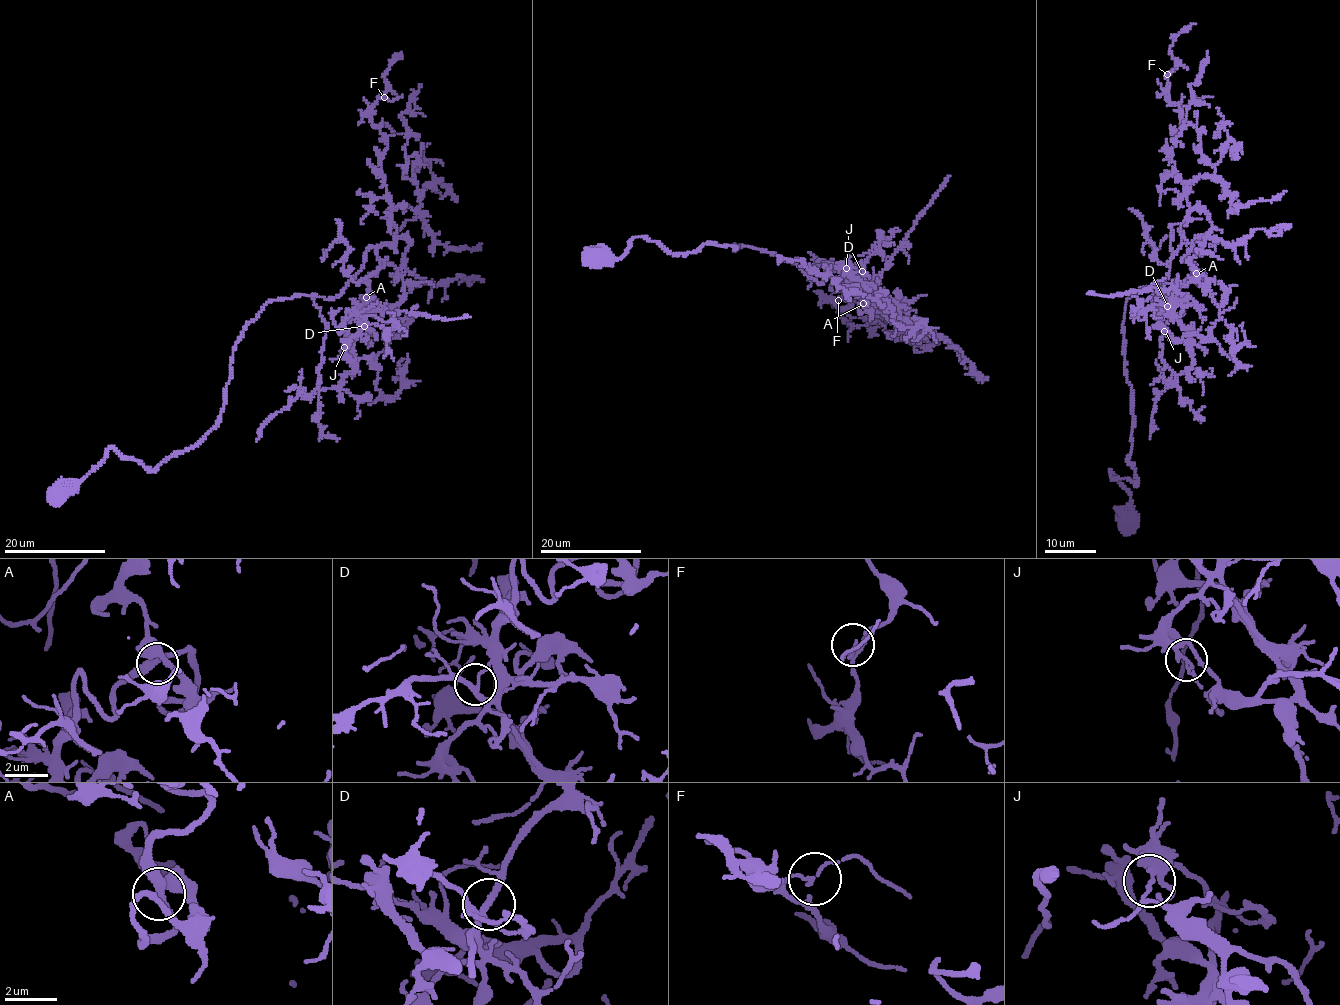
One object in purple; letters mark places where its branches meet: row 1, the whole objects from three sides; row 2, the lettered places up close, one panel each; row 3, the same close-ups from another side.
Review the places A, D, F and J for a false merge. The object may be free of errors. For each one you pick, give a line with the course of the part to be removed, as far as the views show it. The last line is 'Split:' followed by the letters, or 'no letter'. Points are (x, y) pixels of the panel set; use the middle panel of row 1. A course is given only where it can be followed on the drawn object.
J: foreign part runs (846, 269), (850, 265), (860, 274), (857, 278), (876, 279), (917, 216), (951, 175)
Split: J

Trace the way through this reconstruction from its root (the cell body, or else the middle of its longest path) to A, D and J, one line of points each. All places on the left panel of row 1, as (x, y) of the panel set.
A: (56, 499), (110, 448), (155, 471), (194, 448), (244, 326), (275, 299), (336, 298), (370, 246), (366, 297)
D: (56, 499), (110, 448), (155, 471), (194, 448), (269, 302), (319, 310), (321, 389), (353, 371), (364, 326)
J: (56, 499), (110, 448), (155, 471), (194, 448), (269, 302), (319, 310), (321, 389), (353, 368), (343, 347)

